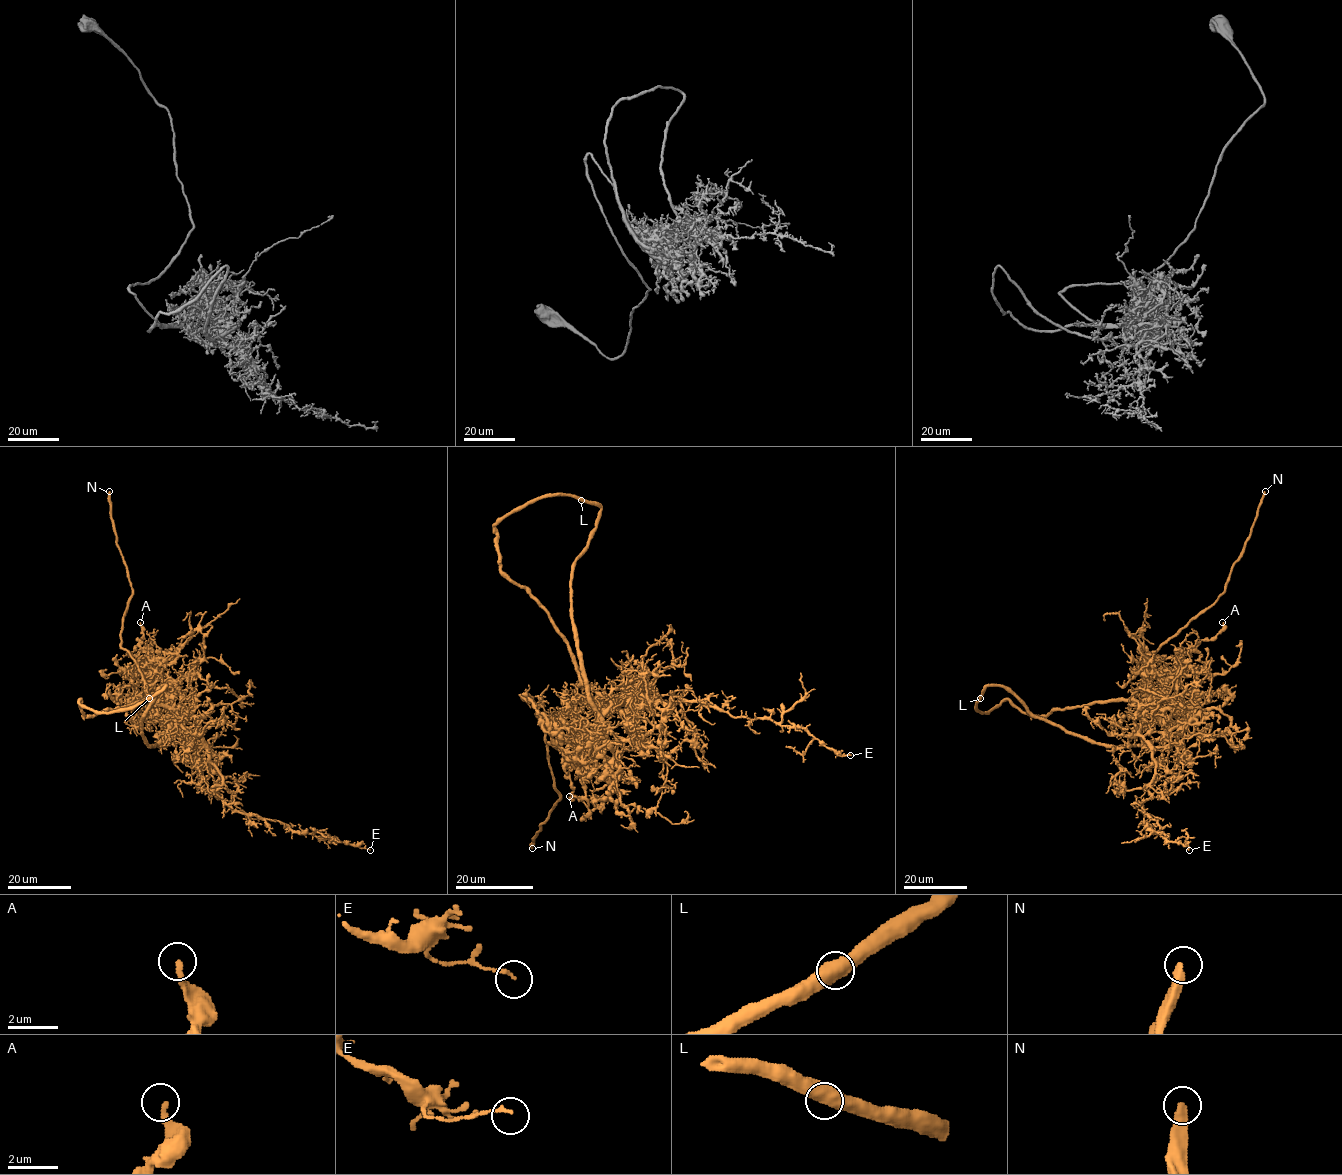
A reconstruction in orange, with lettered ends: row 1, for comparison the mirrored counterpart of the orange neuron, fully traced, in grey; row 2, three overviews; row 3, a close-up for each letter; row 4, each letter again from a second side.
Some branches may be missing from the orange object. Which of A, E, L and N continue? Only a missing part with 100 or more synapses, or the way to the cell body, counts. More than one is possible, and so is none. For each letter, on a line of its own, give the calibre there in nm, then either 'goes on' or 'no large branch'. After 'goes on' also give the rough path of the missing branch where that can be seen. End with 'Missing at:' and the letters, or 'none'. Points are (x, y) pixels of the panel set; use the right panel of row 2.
A: 240 nm | no large branch
E: 120 nm | no large branch
L: 550 nm | no large branch
N: 400 nm | goes on | (1265, 491), (1276, 477), (1309, 456), (1338, 452)
Missing at: N

